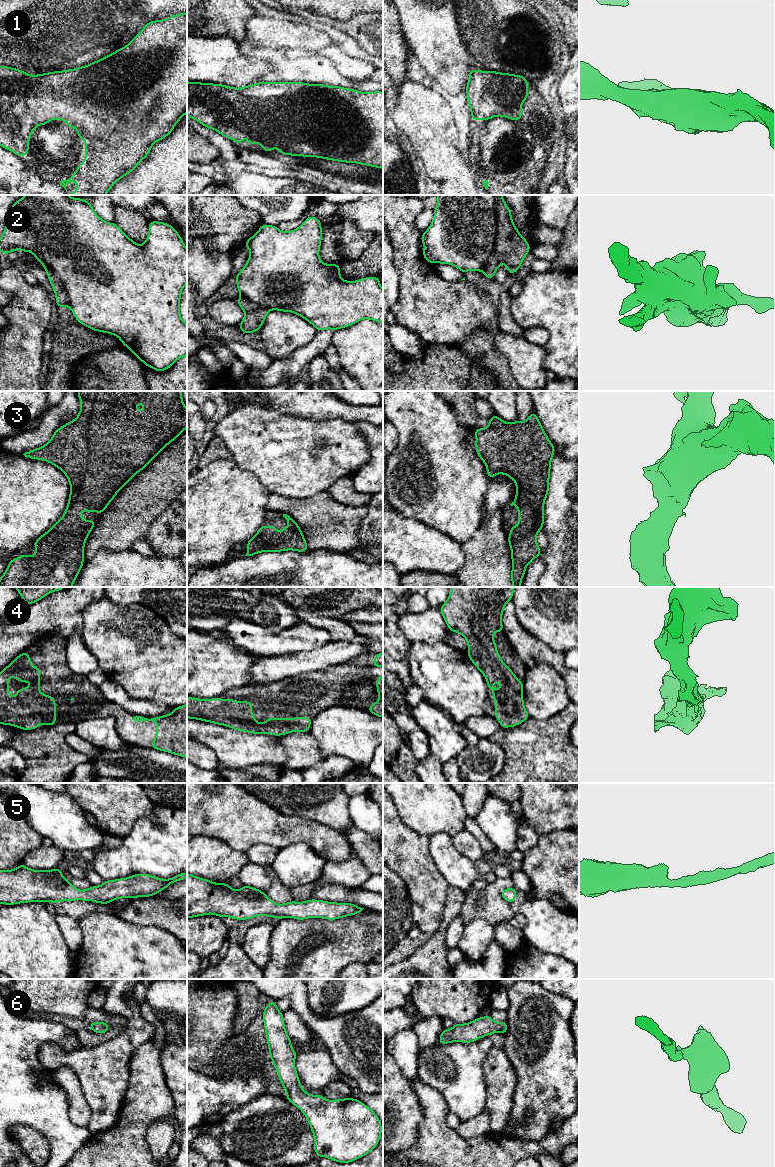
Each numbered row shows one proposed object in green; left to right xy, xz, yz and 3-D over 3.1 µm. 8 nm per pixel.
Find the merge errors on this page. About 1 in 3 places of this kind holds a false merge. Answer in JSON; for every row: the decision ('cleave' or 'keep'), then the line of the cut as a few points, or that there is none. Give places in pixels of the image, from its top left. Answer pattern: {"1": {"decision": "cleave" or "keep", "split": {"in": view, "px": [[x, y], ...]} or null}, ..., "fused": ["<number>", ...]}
{"1": {"decision": "keep", "split": null}, "2": {"decision": "cleave", "split": {"in": "yz", "px": [[495, 195], [497, 237], [495, 246], [483, 271]]}}, "3": {"decision": "keep", "split": null}, "4": {"decision": "keep", "split": null}, "5": {"decision": "keep", "split": null}, "6": {"decision": "keep", "split": null}, "fused": ["2"]}

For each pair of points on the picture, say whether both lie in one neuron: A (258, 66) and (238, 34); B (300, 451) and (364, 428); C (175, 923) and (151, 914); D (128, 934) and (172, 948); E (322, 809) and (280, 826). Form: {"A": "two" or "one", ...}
{"A": "two", "B": "two", "C": "one", "D": "one", "E": "two"}

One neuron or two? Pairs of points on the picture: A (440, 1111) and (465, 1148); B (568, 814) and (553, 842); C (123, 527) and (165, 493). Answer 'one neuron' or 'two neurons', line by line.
A: one neuron
B: two neurons
C: one neuron

